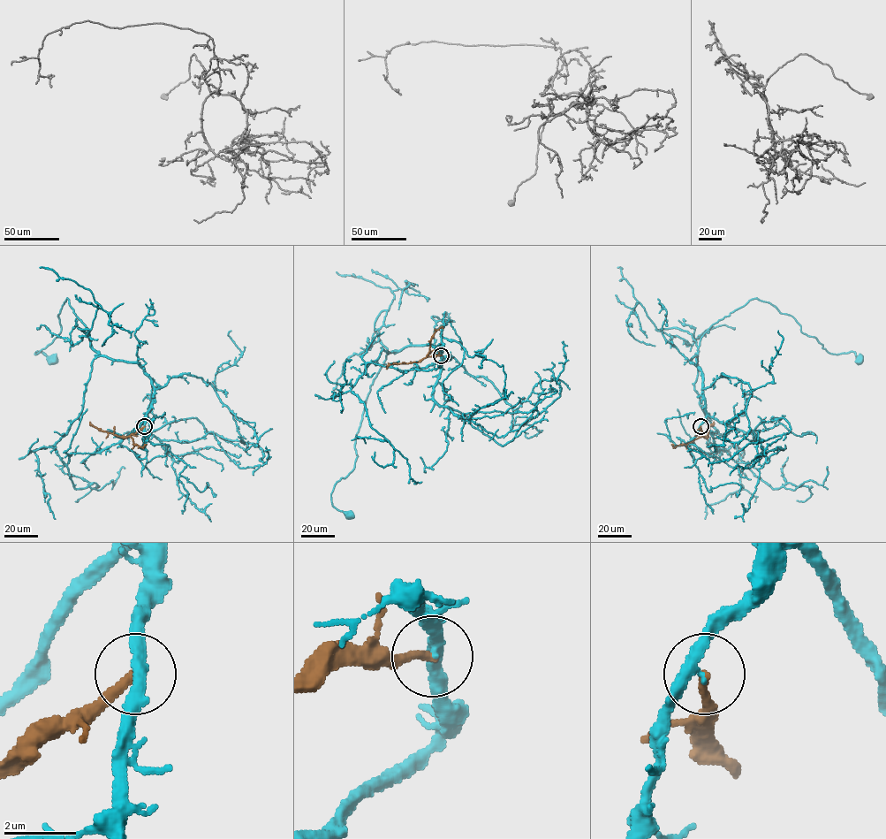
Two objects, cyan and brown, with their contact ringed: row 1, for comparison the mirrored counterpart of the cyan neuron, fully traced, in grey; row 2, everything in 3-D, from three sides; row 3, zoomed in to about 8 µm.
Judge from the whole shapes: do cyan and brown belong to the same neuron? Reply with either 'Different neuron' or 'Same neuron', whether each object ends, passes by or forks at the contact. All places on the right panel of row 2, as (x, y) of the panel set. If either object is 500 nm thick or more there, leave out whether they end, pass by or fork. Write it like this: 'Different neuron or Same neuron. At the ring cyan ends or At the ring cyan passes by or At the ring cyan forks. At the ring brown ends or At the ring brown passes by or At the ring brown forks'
Different neuron. At the ring cyan passes by. At the ring brown ends

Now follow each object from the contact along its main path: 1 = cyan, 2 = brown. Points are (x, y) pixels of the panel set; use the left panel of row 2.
1: (144, 426), (152, 379), (134, 362), (94, 349), (67, 298), (58, 315), (61, 331), (34, 354), (53, 359)
2: (144, 426), (123, 438), (100, 430), (90, 422)

